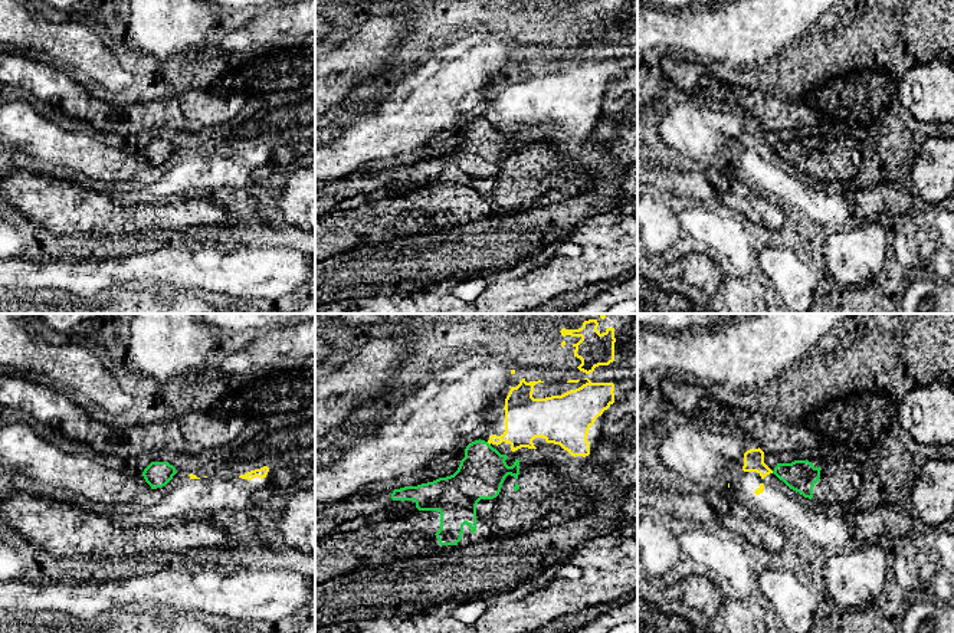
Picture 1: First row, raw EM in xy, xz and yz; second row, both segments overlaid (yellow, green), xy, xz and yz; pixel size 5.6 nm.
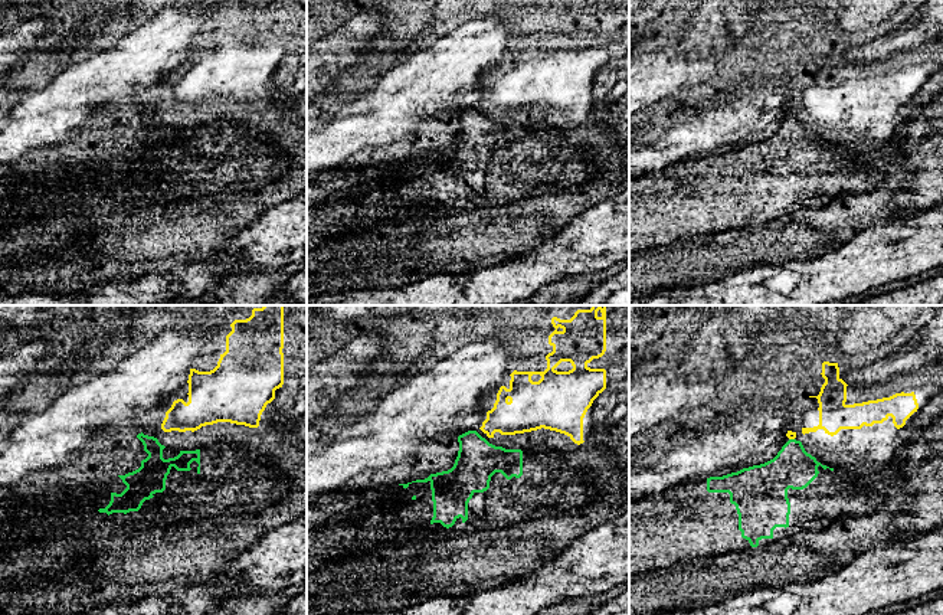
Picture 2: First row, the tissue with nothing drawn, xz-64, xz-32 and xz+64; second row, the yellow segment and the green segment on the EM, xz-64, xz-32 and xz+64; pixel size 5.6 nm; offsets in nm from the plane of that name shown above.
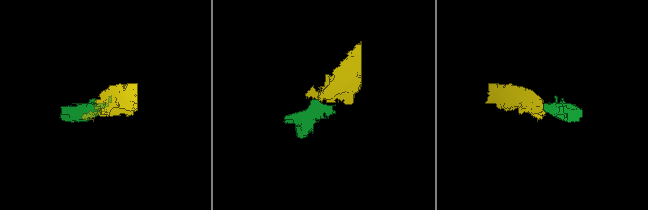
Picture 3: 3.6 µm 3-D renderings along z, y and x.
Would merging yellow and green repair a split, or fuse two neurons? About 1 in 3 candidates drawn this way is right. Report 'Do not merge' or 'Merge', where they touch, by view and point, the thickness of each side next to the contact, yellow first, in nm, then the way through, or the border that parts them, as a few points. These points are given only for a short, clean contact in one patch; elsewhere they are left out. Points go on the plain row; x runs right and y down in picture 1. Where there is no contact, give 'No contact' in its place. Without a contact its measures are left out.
Do not merge. No contact

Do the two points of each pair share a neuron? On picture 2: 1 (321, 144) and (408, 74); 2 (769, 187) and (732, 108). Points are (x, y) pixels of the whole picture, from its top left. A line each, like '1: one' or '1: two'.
1: one
2: two

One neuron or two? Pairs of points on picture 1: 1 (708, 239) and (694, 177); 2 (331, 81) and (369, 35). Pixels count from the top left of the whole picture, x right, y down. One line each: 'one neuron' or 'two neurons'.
1: one neuron
2: one neuron

